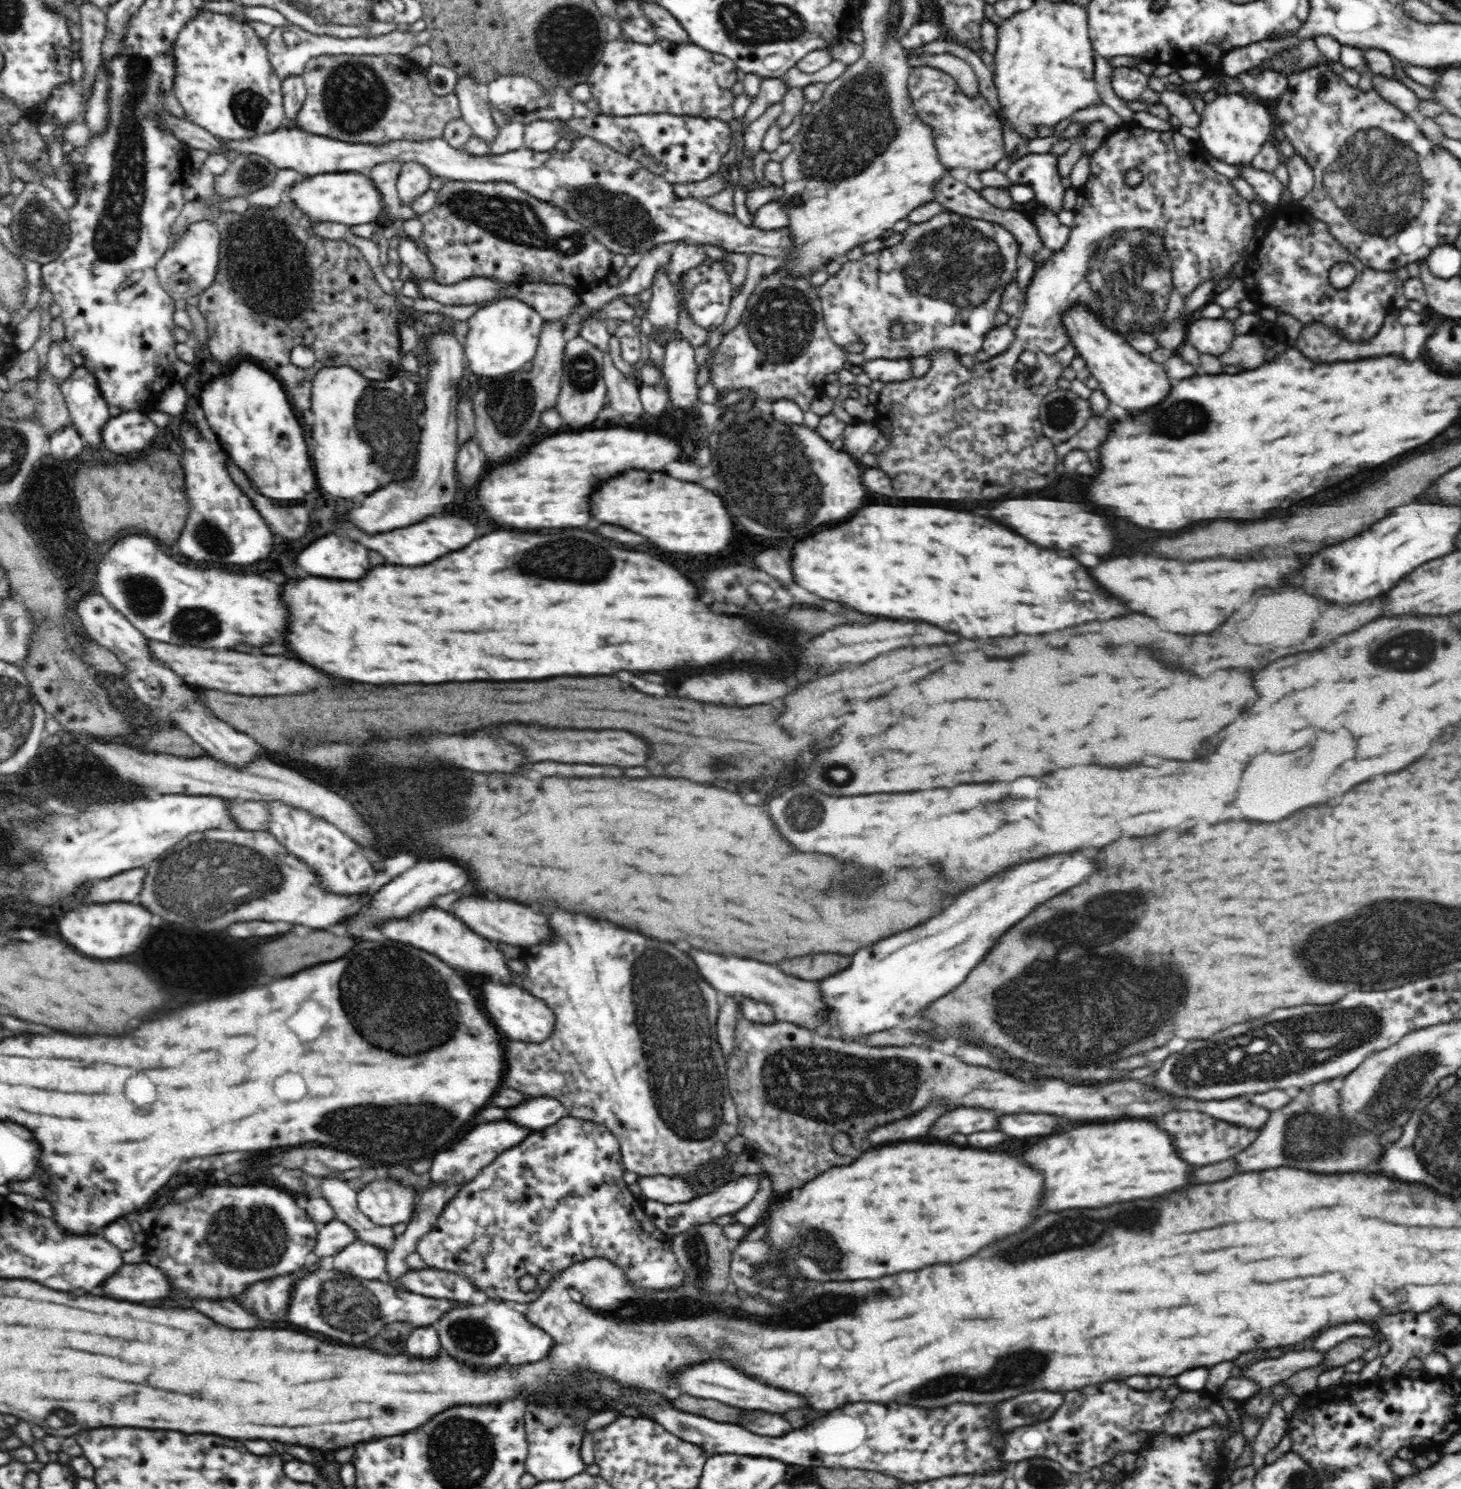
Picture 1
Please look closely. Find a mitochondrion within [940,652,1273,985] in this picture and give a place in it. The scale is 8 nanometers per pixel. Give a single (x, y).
(1107, 912)

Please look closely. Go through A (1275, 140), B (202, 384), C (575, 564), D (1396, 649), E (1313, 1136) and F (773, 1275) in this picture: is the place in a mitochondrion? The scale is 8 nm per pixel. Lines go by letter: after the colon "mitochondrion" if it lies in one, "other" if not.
A: other
B: other
C: mitochondrion
D: mitochondrion
E: mitochondrion
F: mitochondrion

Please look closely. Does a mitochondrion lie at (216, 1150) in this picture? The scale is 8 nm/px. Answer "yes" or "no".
no

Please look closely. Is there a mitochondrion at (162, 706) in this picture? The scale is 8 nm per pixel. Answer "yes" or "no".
no

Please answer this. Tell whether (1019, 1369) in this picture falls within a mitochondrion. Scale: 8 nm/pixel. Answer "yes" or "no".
yes

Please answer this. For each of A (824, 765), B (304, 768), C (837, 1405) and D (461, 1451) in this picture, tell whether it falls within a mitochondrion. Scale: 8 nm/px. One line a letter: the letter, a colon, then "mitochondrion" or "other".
A: mitochondrion
B: other
C: other
D: mitochondrion

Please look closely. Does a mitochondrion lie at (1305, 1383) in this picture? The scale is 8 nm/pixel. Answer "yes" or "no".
no

